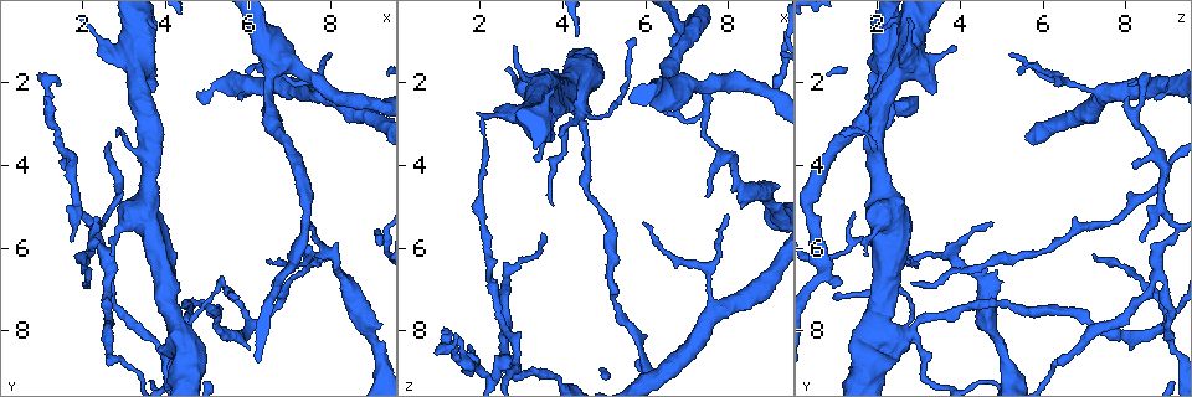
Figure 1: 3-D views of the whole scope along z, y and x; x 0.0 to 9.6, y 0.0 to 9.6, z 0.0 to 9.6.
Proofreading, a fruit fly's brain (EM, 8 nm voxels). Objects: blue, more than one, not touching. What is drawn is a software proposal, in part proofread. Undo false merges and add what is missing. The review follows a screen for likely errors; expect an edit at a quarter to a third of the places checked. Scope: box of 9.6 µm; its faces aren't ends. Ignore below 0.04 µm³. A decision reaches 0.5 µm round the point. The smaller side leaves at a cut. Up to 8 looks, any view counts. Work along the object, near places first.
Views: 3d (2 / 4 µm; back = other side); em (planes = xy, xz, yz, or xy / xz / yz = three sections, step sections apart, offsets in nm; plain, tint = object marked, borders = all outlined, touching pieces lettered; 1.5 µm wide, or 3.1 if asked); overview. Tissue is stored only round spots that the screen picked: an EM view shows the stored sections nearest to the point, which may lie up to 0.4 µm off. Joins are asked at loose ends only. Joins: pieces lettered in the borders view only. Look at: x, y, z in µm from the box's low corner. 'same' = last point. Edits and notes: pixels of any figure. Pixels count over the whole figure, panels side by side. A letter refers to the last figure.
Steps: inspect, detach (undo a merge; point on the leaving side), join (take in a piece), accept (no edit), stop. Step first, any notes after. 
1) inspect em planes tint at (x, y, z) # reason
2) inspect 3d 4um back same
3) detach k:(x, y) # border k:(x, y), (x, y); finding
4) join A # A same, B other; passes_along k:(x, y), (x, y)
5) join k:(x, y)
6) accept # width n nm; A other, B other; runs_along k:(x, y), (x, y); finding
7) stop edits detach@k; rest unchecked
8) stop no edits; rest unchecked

inspect em xy step 4 tint at (2.05, 6.85, 2.85) # an open end

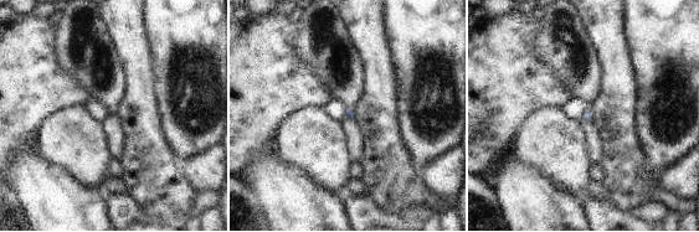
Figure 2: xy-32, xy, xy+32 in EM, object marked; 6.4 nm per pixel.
inspect em planes borders same # another direction

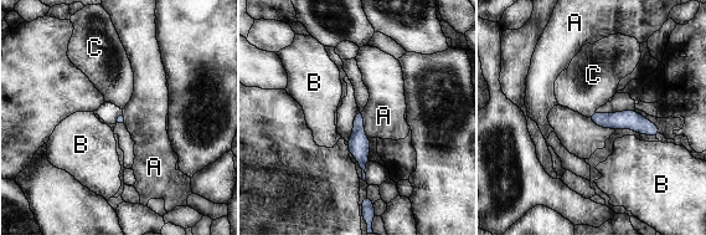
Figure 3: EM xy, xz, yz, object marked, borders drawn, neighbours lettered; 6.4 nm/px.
join C # A other, B other, C same; passes_along 3:(627, 119), (591, 113), (593, 75); the cell continues

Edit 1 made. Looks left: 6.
inspect em planes borders at (6.60, 6.80, 1.10) # an open end

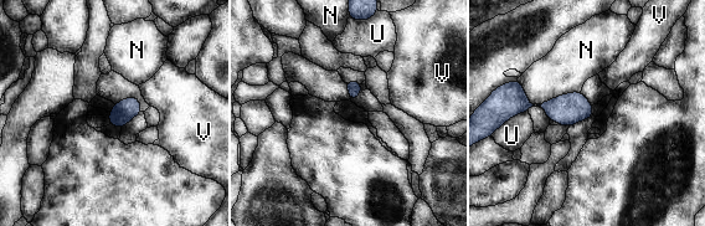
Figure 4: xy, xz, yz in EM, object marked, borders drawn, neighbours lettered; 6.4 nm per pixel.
accept # longest_contact N 300 nm; N other, U other, V other; none of them fits

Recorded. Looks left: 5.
inspect 3d 4um at (8.40, 6.85, 4.60) # calibre changes

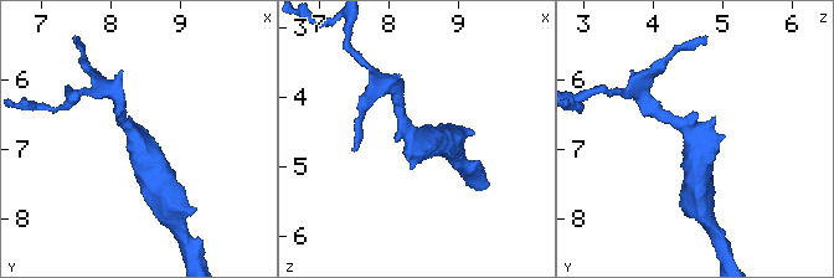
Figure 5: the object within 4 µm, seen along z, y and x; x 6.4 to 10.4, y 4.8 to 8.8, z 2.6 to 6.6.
inspect em xy step 4 tint at (8.35, 6.90, 4.65) # arm_widths 190, 440 nm

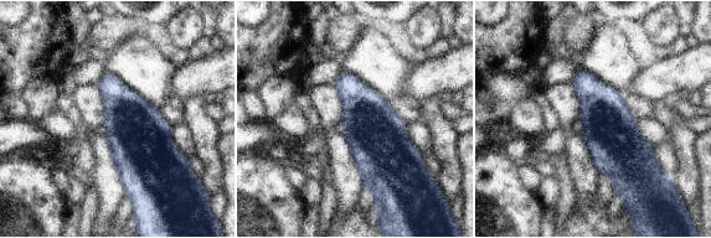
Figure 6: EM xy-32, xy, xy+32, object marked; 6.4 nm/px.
inspect em planes borders same # cut it another way

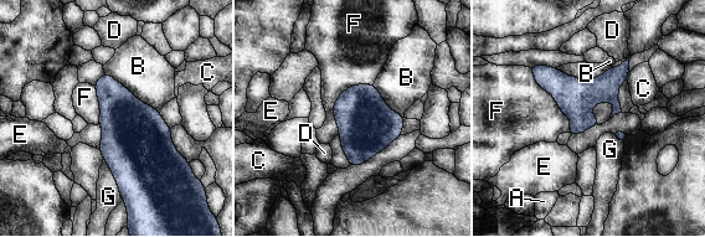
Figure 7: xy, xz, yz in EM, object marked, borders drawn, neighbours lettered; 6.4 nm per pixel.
accept # longest_contact B 440 nm; A other, B other, C other, D other, E other, F other, G other; border 7:(372, 83), (336, 99), (338, 134); one cell here

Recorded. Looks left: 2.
stop edits join@3; rest unchecked

